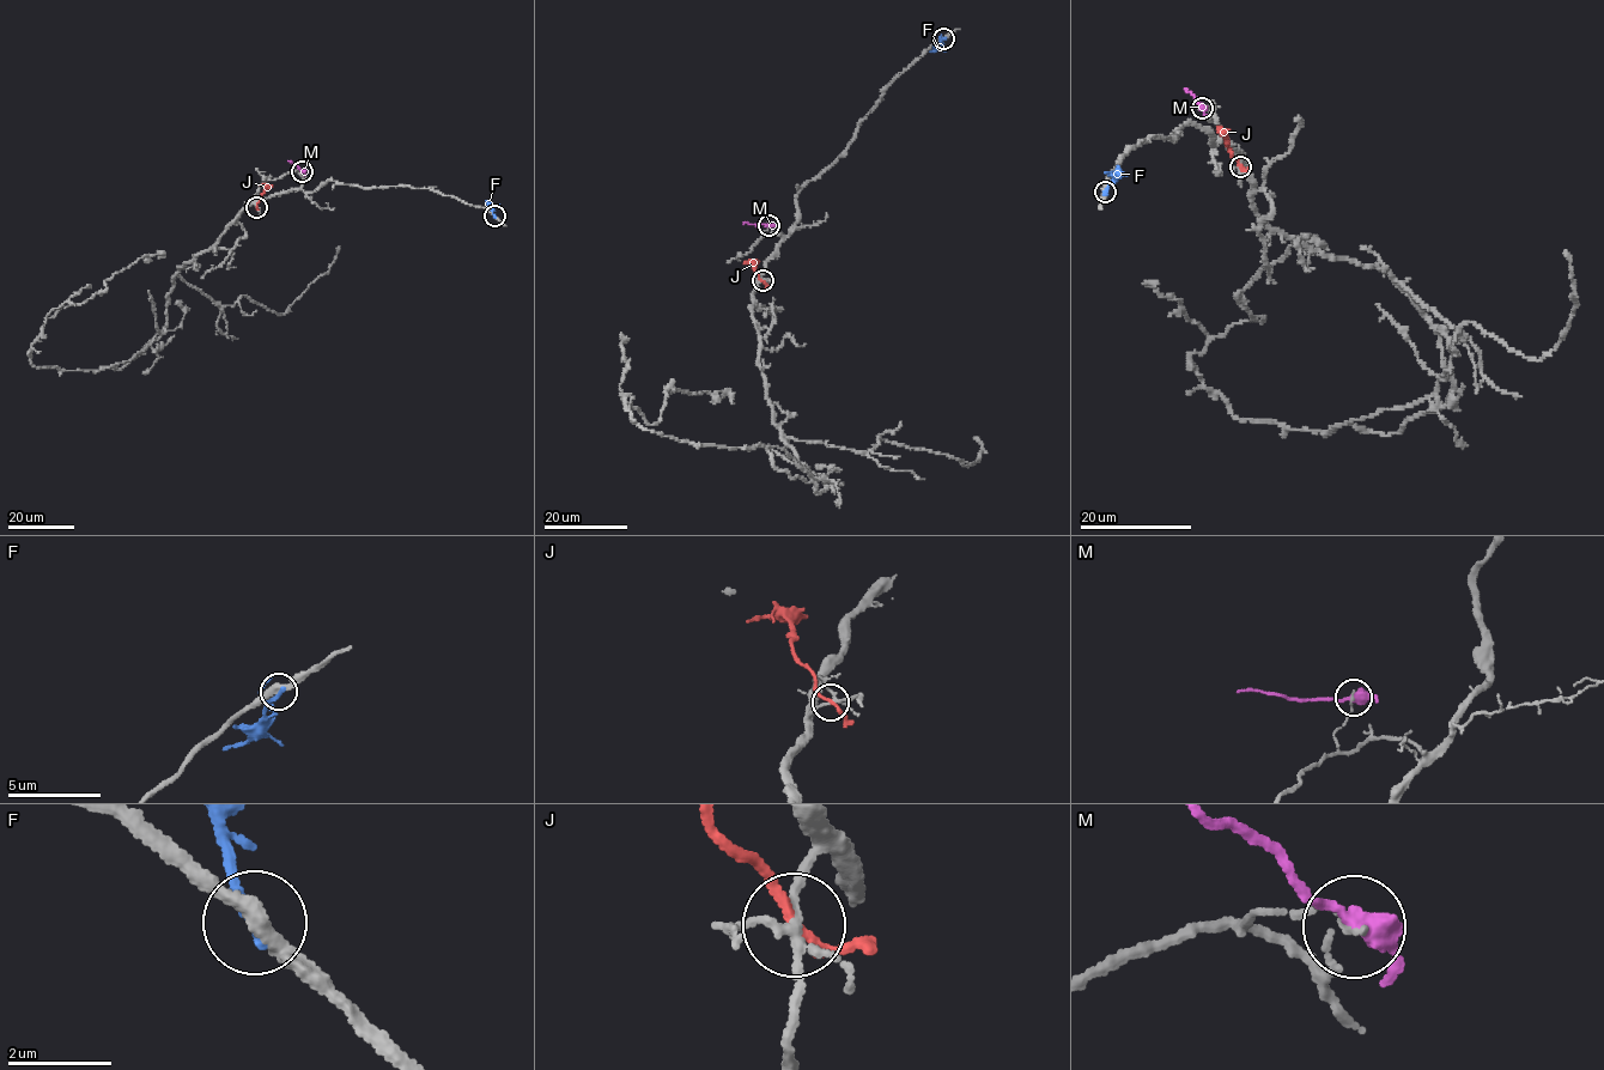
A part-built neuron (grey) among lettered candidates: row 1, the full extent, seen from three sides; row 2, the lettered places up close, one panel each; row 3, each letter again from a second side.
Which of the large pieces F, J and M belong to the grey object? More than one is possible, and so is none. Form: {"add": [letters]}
{"add": []}

